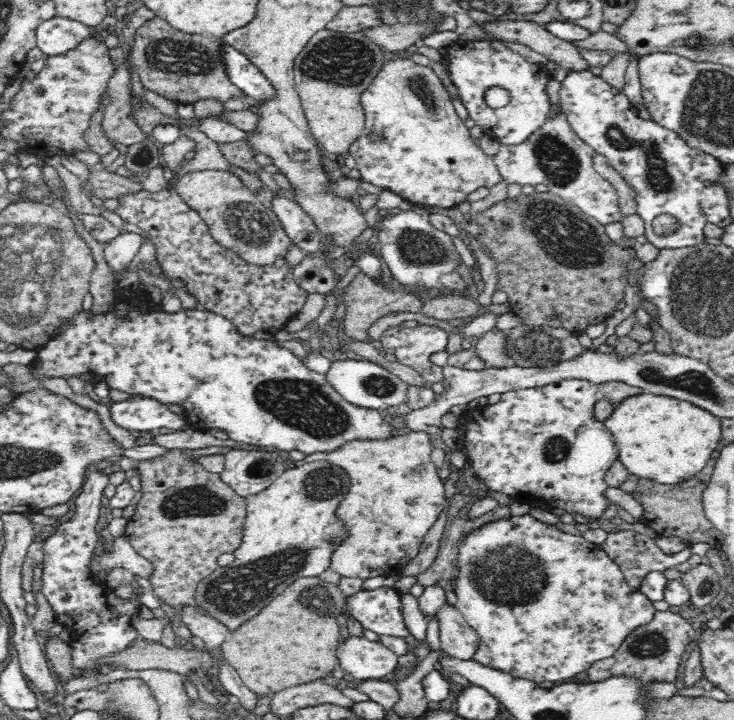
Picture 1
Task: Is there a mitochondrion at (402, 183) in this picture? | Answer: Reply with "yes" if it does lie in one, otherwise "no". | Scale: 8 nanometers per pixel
no

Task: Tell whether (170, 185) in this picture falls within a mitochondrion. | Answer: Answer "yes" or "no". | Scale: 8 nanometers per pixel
no

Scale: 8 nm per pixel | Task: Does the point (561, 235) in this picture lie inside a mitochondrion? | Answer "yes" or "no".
yes

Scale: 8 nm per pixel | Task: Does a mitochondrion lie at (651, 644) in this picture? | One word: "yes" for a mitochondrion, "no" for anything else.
yes

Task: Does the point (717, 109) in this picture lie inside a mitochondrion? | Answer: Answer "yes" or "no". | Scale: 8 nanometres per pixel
yes

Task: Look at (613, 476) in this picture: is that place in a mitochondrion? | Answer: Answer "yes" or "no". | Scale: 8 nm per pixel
no

